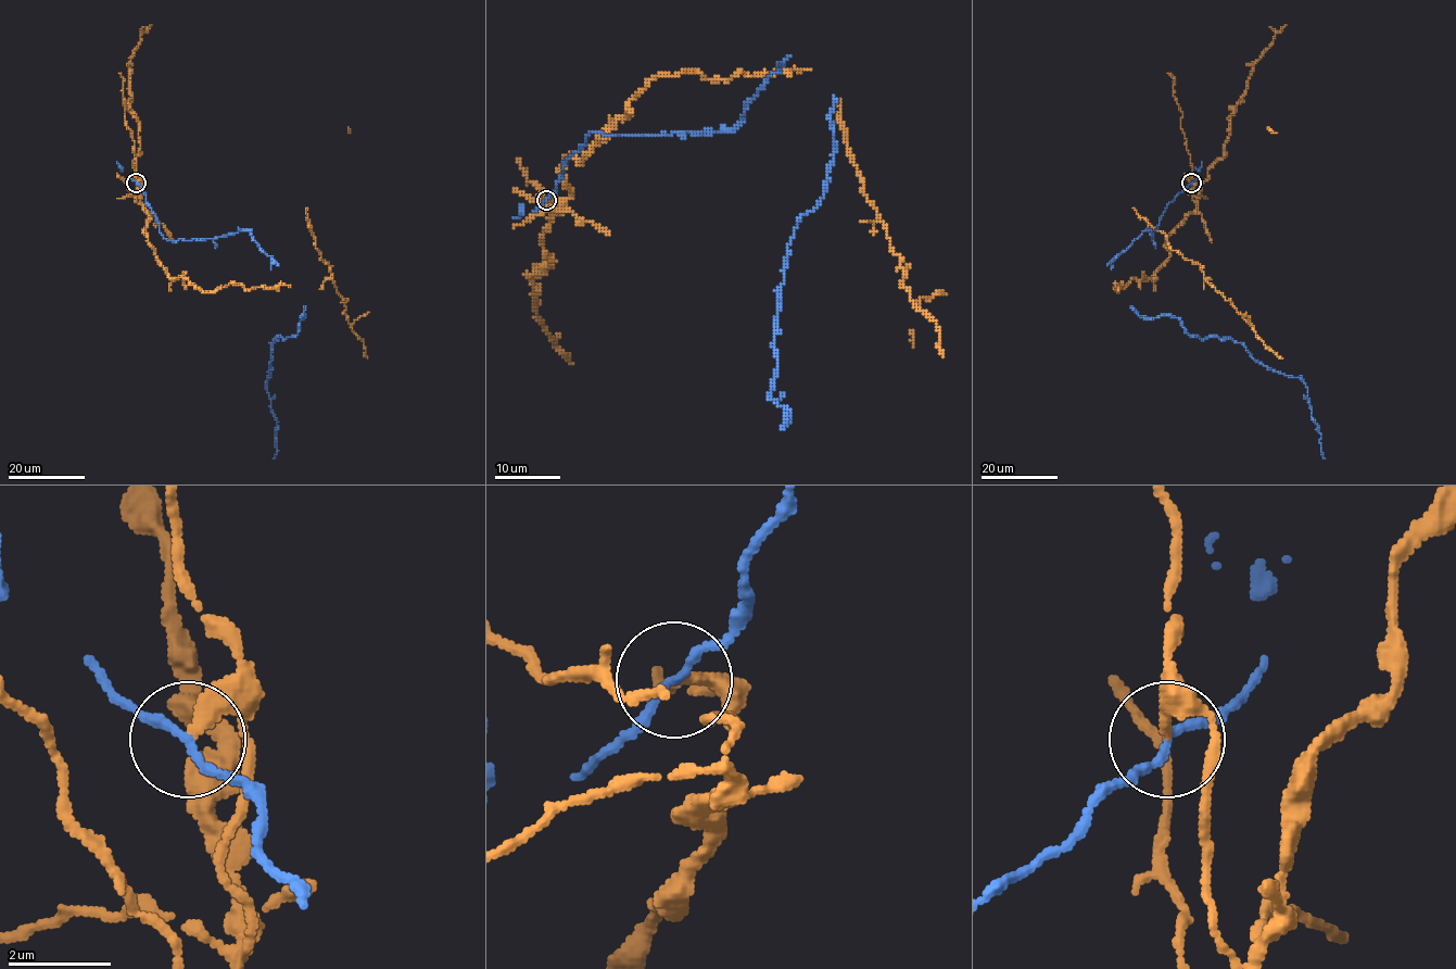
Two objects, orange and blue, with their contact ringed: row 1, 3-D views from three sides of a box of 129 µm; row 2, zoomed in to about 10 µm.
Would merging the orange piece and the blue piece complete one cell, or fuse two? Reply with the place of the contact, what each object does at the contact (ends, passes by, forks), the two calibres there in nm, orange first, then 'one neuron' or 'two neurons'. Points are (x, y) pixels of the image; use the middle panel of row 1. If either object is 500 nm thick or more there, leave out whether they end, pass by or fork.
place (546, 200); orange ends; blue passes by; calibres 260 and 160 nm; two neurons

